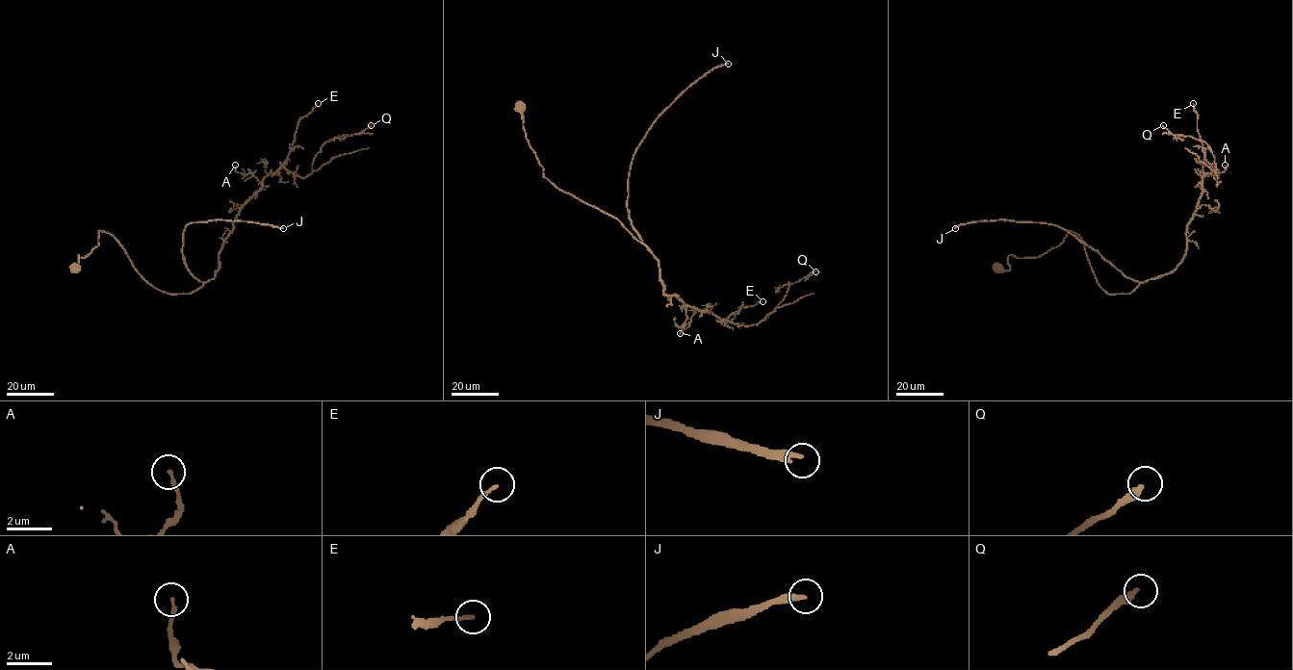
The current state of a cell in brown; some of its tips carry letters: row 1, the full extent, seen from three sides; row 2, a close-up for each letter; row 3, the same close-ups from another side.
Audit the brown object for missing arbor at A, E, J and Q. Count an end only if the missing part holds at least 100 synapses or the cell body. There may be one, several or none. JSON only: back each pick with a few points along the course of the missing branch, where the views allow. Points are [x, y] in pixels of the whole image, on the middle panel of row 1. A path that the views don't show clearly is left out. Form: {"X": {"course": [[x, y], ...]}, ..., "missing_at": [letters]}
{"J": {"course": [[728, 64], [803, 62], [821, 74], [840, 76], [839, 71], [834, 79], [835, 90], [826, 99]]}, "missing_at": ["J"]}

